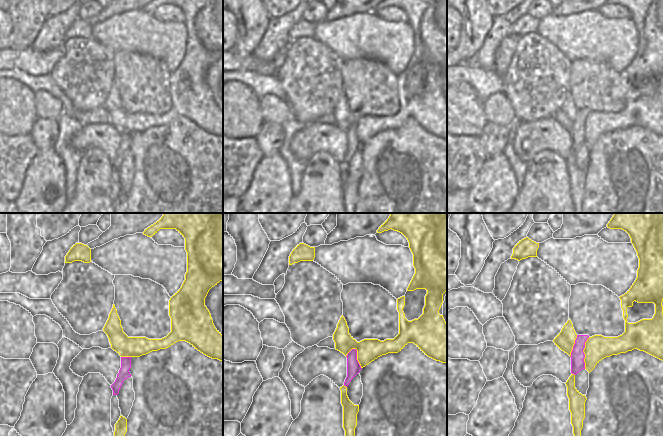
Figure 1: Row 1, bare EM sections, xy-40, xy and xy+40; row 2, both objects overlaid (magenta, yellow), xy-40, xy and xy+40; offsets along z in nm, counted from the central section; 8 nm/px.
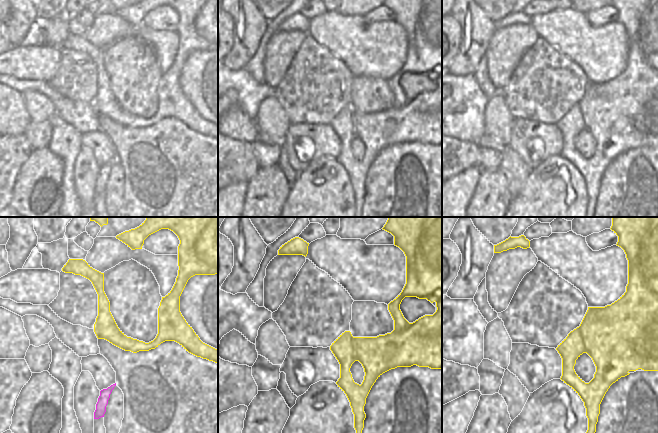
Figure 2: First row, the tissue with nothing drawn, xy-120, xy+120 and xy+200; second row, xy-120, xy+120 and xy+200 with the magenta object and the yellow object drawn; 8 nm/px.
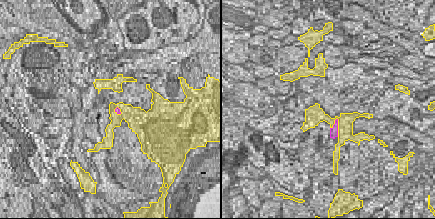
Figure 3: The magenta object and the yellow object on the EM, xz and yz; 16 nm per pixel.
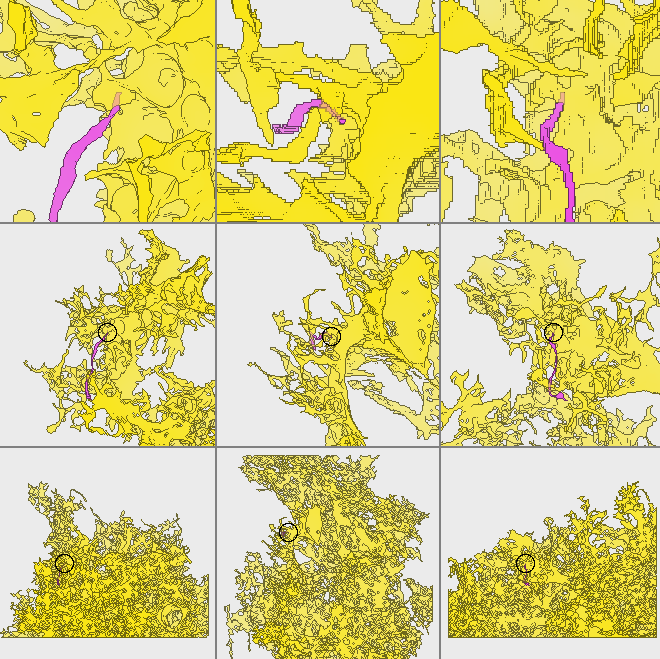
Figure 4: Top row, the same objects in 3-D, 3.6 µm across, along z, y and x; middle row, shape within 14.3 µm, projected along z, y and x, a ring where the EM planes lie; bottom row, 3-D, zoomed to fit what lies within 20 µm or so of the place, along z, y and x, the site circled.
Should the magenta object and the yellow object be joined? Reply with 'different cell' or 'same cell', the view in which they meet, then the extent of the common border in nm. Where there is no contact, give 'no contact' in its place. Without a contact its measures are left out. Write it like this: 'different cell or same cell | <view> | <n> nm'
different cell | xy+40 | 260 nm

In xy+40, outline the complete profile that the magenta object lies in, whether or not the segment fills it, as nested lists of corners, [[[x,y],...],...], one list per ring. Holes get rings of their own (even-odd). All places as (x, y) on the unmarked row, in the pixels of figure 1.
[[[571,61],[569,95],[577,110],[570,132],[571,149],[574,151],[585,145],[583,126],[589,113],[618,113],[625,108],[621,76],[602,61]]]

